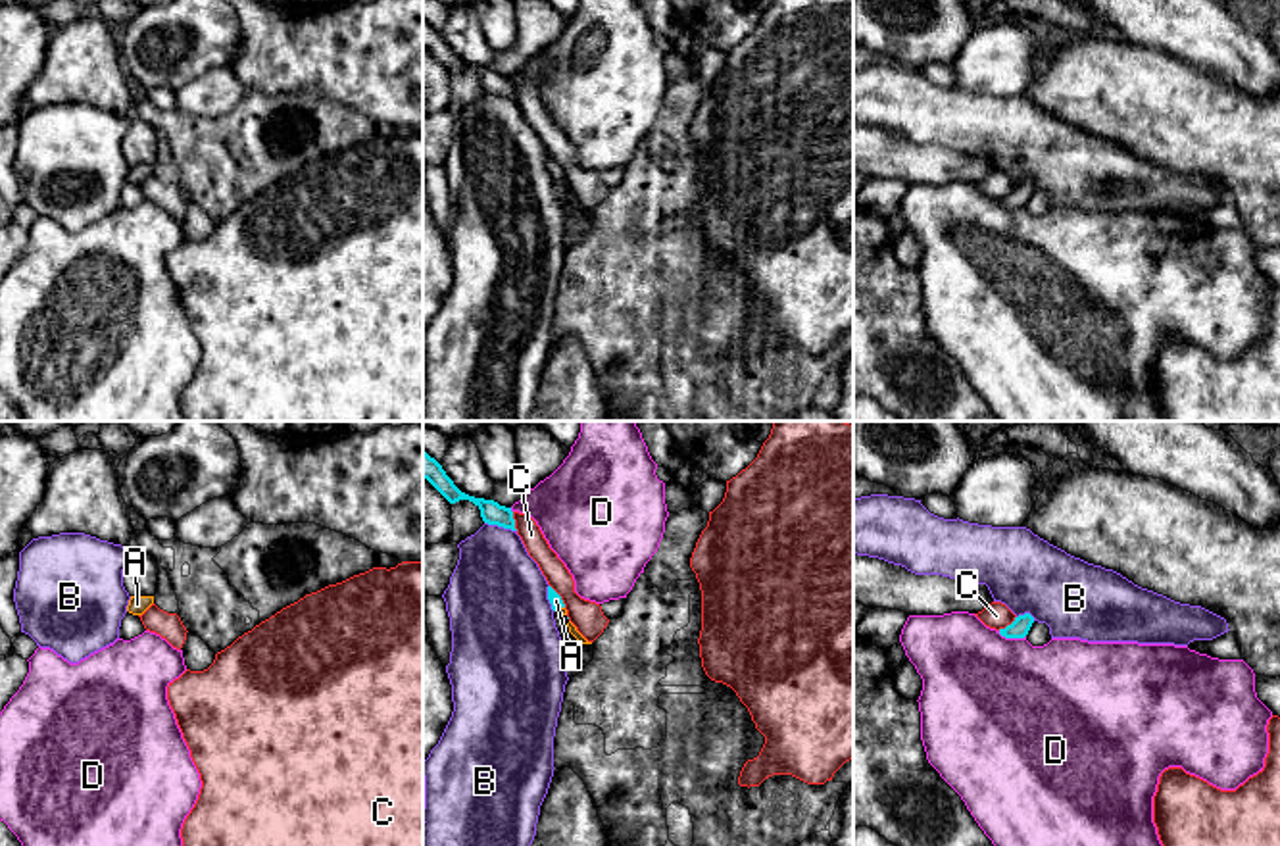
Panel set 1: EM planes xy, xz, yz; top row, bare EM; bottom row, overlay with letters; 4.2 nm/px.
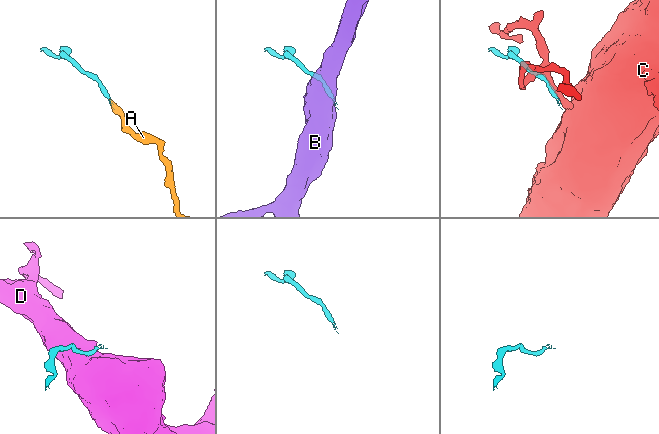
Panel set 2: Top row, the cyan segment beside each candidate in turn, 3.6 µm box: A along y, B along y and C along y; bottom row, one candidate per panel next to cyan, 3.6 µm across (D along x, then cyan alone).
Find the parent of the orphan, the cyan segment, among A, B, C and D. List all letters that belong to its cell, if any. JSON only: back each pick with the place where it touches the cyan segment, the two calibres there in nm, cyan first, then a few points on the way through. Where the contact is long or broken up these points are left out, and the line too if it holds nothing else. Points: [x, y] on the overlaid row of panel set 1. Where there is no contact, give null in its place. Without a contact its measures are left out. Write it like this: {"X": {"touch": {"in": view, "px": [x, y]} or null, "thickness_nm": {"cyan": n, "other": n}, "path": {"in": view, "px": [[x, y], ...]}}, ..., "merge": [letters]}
{"A": {"touch": {"in": "xz", "px": [558, 604]}, "thickness_nm": {"cyan": 40, "other": 20}, "path": {"in": "xz", "px": [[552, 593], [558, 604], [556, 600]]}}, "merge": ["A"]}

